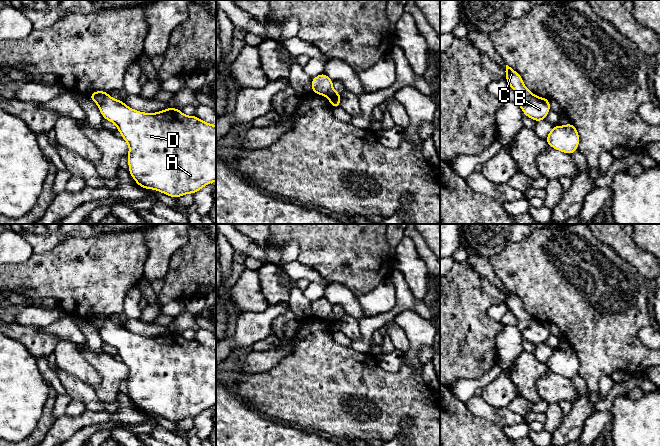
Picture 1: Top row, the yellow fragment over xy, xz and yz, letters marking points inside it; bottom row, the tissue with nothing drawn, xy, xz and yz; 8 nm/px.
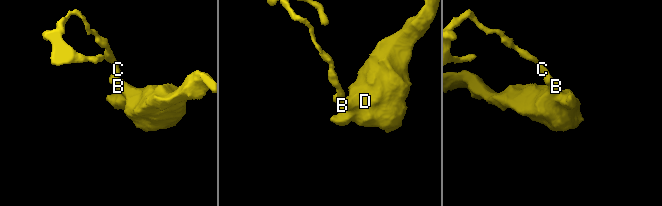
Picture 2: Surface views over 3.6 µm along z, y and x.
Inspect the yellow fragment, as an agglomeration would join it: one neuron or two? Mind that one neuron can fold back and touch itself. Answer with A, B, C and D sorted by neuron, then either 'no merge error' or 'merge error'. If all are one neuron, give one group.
A B D / C | merge error

